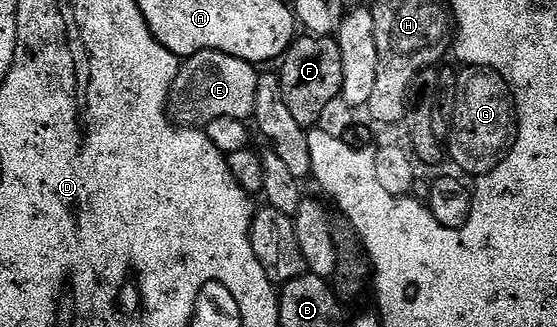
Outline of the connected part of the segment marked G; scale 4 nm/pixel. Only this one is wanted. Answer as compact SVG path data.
M470 67L465 72L462 90L458 93L458 110L454 113L454 130L450 133L450 141L448 137L448 157L463 169L463 174L471 173L471 178L477 179L497 167L510 152L516 136L516 106L510 84L496 70Z

